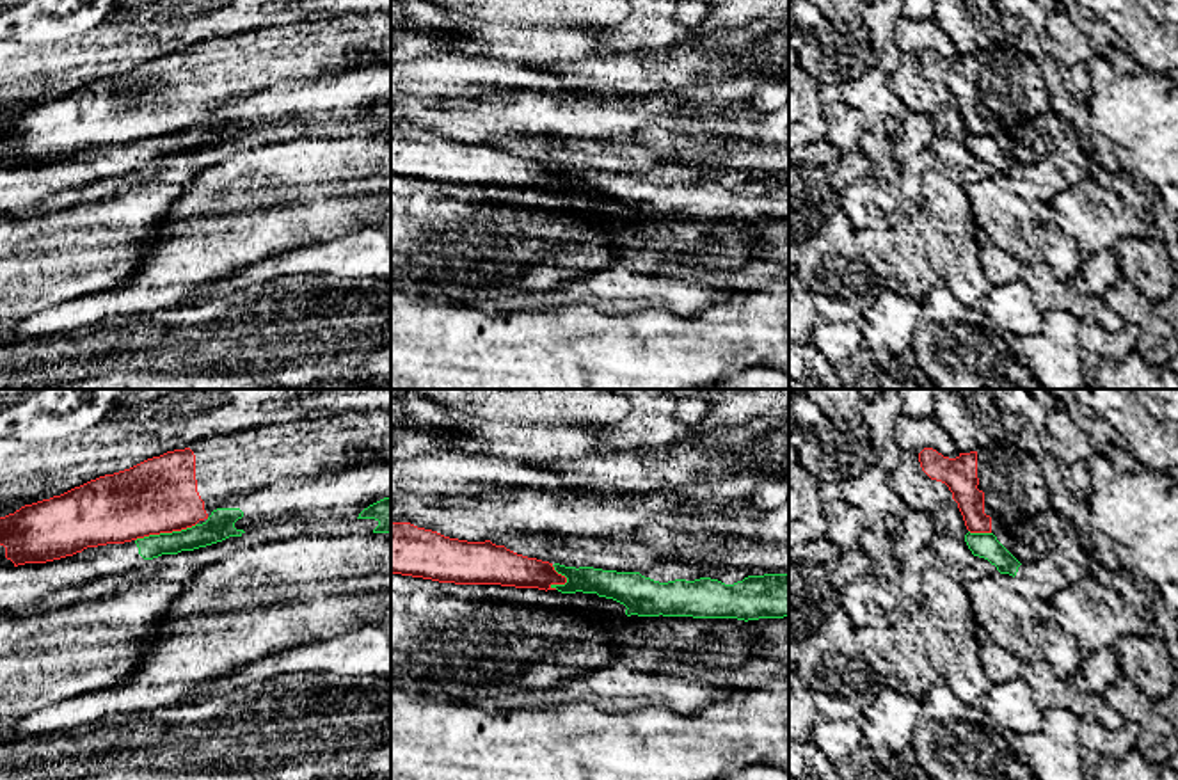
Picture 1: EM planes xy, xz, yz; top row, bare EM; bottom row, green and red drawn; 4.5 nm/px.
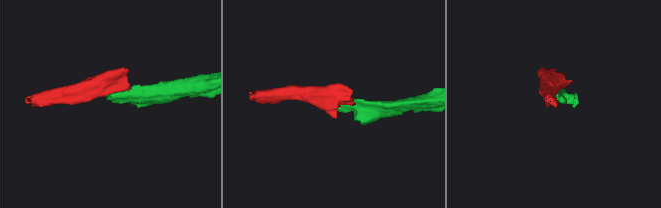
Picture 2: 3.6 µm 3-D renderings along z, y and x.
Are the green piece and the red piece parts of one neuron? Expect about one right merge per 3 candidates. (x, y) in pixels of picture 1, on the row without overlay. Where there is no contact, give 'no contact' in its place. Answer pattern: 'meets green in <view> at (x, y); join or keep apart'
meets green in xy at (166, 135); keep apart

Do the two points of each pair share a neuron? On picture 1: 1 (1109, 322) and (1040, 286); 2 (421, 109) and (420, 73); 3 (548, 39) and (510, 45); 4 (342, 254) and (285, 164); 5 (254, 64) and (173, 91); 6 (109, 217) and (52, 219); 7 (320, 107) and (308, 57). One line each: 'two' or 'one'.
1: one
2: two
3: one
4: two
5: one
6: one
7: two

